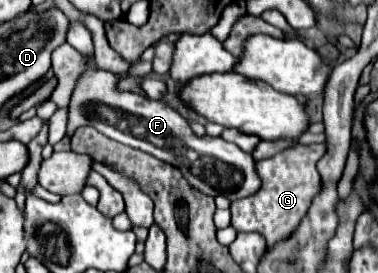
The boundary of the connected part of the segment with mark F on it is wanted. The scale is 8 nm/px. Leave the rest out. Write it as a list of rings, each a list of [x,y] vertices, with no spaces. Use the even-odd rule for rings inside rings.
[[[70,20],[66,42],[72,44],[82,56],[86,56],[84,72],[78,76],[72,98],[68,102],[68,136],[72,136],[74,130],[80,126],[92,126],[110,140],[138,148],[142,152],[150,152],[152,156],[174,164],[182,170],[192,186],[210,196],[224,194],[226,198],[244,198],[258,192],[260,178],[254,170],[254,158],[248,152],[240,150],[232,142],[226,142],[220,136],[214,138],[208,134],[194,134],[190,124],[164,102],[154,102],[140,94],[118,90],[121,77],[116,72],[102,70],[94,64],[92,32],[82,22]]]

